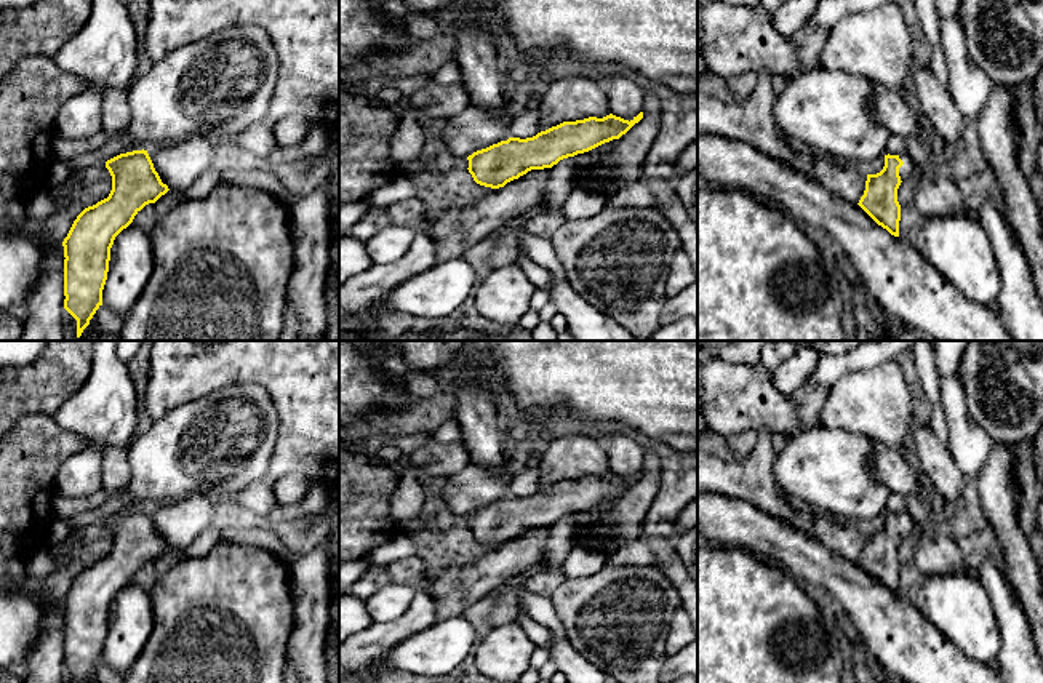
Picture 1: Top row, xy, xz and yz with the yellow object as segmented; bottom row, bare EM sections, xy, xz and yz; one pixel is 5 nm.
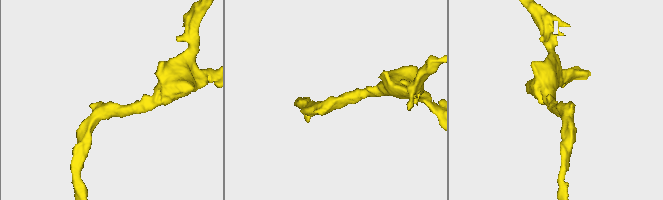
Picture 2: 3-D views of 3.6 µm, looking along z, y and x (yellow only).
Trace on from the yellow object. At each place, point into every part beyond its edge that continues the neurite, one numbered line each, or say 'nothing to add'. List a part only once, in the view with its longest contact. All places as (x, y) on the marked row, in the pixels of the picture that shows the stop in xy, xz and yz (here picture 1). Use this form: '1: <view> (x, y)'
1: yz (909, 168)

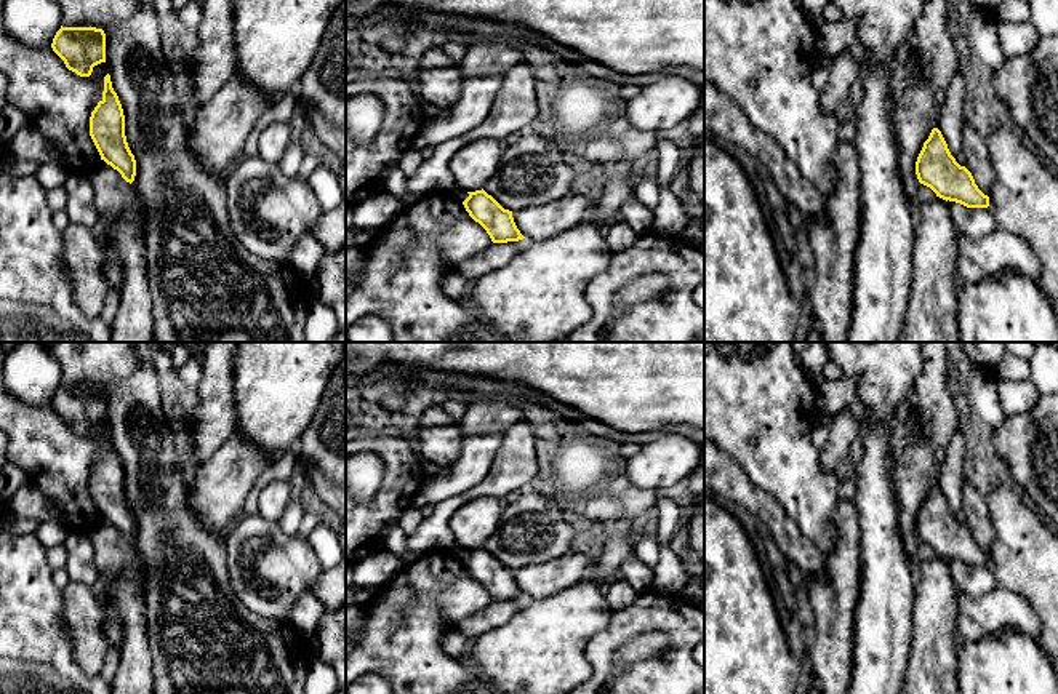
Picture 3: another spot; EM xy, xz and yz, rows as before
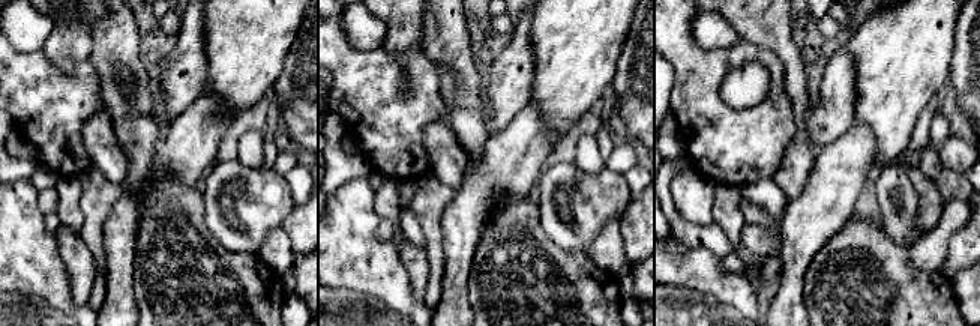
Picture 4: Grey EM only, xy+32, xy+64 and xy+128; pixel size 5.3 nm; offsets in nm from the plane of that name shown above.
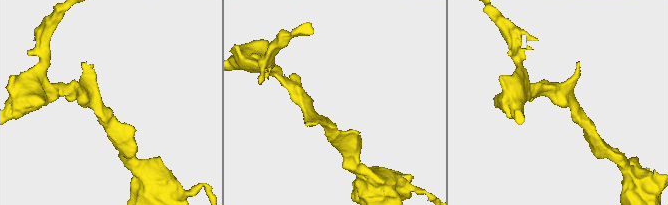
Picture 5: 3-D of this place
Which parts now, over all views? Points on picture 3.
nothing to add

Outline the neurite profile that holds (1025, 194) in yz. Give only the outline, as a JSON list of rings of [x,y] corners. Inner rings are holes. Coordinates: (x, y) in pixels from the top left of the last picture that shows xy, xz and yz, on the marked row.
[[[996,128],[986,146],[994,165],[994,184],[989,206],[1004,232],[1021,238],[1040,265],[1040,288],[1058,317],[1058,174],[1045,166],[1020,131]]]

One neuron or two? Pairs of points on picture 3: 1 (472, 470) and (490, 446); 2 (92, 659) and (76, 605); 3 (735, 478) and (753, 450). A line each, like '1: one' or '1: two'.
1: one
2: one
3: two

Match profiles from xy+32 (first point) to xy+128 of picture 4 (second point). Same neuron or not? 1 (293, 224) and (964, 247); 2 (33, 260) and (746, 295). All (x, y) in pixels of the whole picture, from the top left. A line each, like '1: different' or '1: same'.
1: same
2: same

